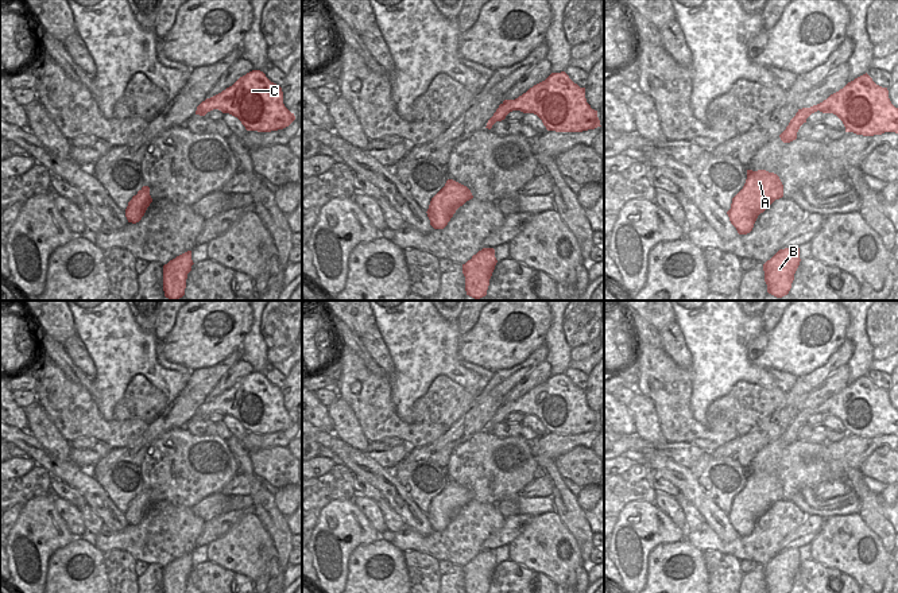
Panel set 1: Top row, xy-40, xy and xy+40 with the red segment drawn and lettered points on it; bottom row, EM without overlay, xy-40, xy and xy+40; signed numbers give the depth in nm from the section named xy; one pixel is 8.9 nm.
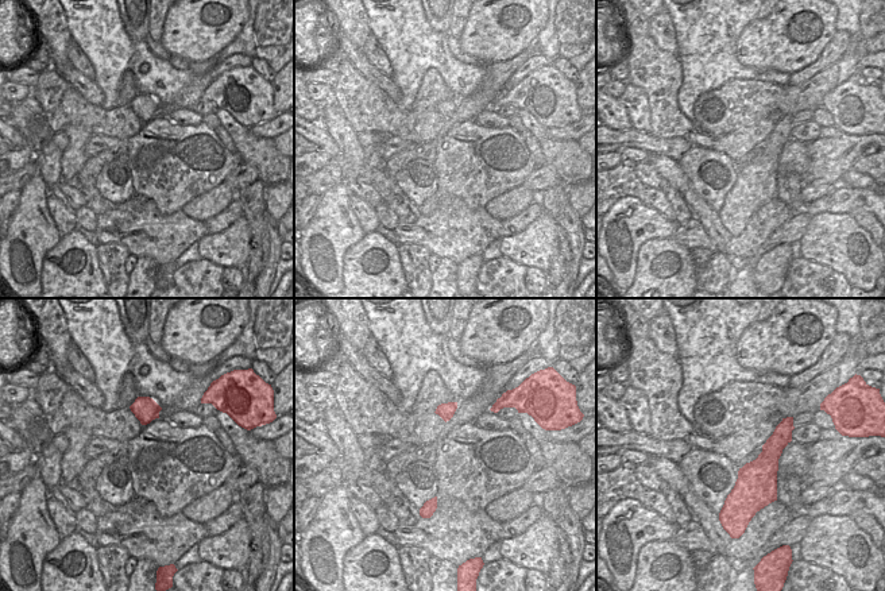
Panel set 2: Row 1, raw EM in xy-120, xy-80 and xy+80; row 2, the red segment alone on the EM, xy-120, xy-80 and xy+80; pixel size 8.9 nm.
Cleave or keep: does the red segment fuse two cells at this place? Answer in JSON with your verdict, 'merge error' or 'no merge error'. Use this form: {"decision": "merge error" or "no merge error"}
{"decision": "no merge error"}

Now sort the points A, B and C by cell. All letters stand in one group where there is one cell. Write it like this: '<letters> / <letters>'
A B C

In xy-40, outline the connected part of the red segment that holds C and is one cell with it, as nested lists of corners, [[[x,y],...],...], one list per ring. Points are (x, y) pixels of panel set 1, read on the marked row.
[[[260,70],[247,73],[232,86],[202,101],[196,115],[205,116],[213,109],[237,117],[247,131],[278,131],[295,120],[283,104],[282,88]]]

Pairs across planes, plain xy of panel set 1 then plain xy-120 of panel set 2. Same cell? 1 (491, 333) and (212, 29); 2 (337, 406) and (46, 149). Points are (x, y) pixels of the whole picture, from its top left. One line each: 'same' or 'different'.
1: same
2: same

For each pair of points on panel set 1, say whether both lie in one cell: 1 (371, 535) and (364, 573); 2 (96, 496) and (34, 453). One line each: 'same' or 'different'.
1: different
2: same

